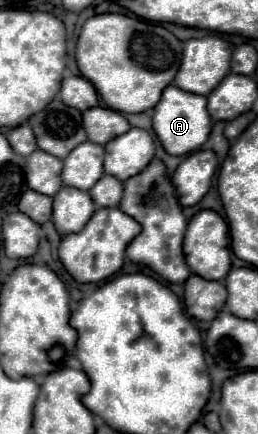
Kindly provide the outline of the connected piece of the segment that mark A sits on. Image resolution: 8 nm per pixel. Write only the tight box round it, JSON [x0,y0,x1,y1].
[153,86,211,156]

